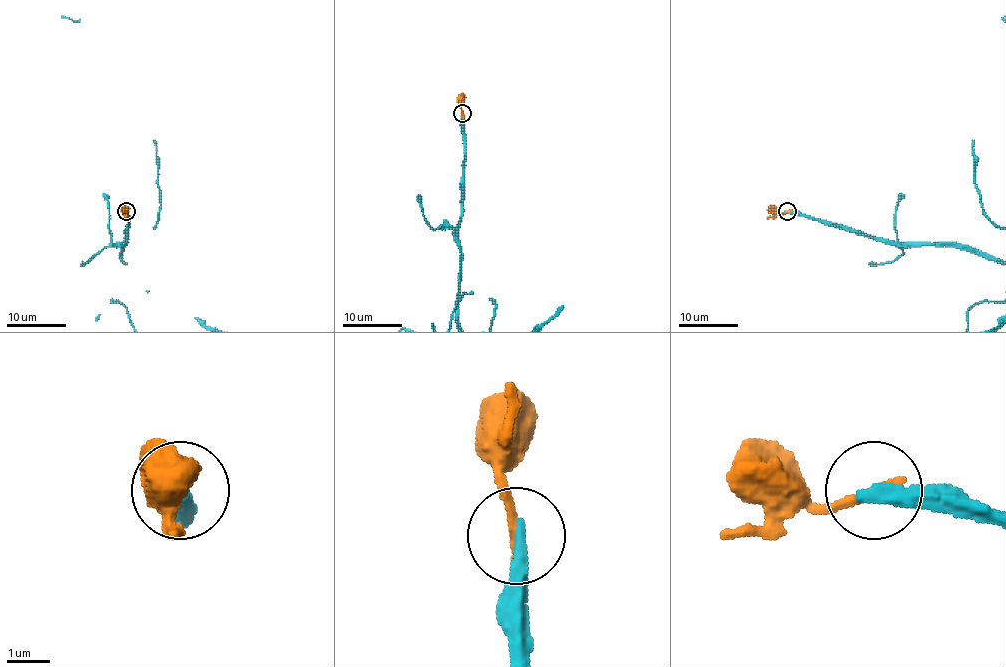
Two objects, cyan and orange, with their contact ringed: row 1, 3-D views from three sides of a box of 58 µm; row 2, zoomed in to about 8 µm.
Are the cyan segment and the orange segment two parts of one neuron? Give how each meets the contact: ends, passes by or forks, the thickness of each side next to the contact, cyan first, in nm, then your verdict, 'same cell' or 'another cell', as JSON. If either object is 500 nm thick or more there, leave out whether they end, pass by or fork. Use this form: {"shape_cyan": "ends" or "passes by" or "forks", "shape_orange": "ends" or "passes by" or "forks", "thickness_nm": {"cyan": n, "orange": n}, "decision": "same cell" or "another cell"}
{"shape_cyan": "ends", "shape_orange": "ends", "thickness_nm": {"cyan": 360, "orange": 240}, "decision": "another cell"}

